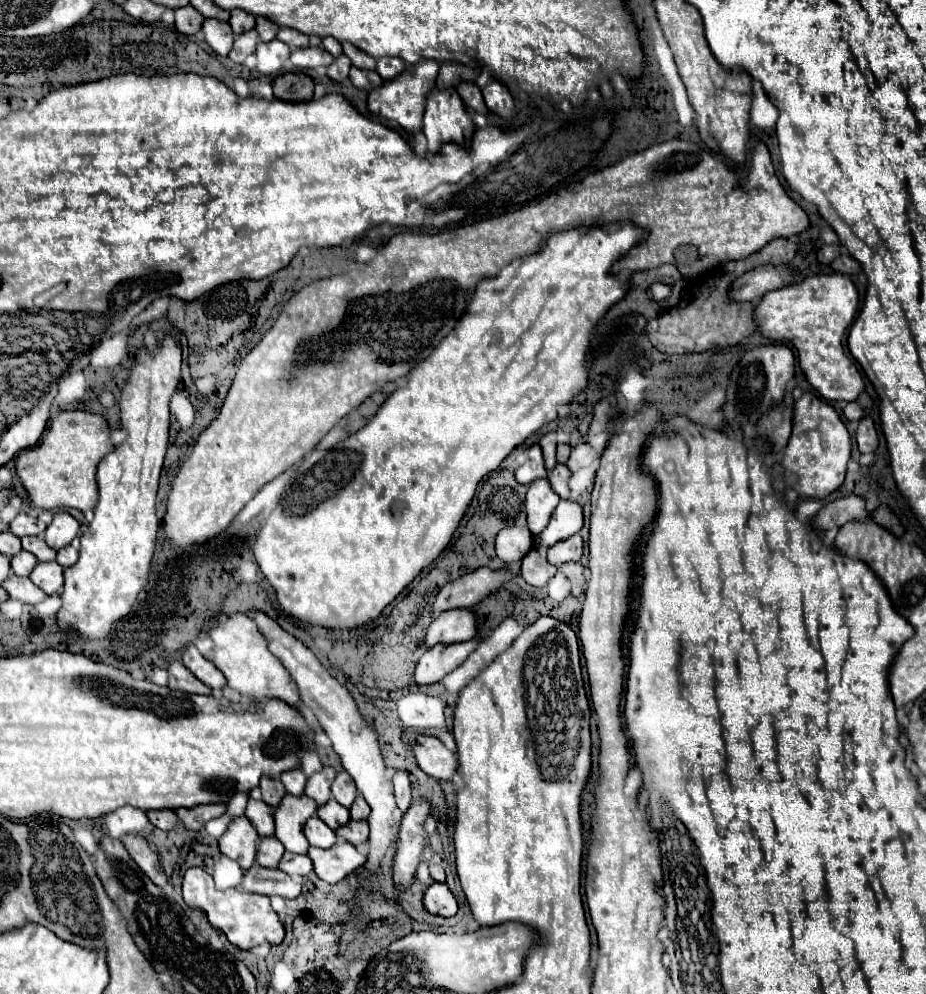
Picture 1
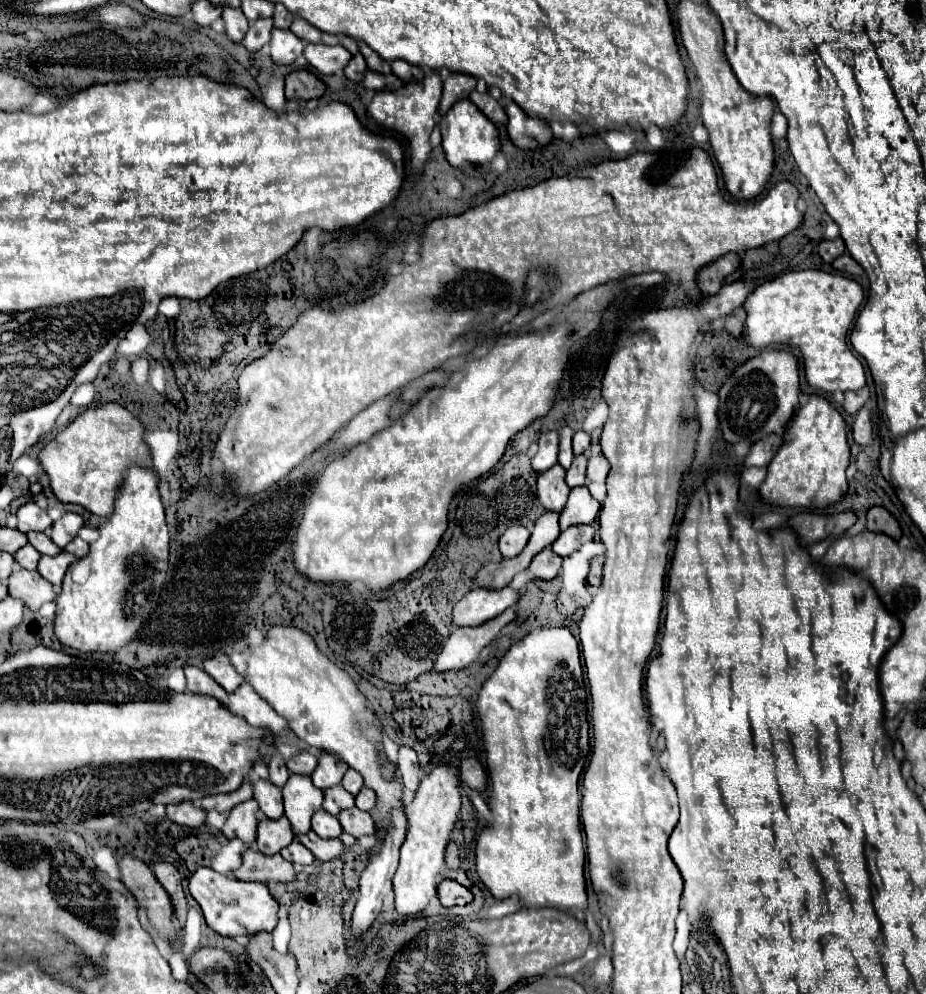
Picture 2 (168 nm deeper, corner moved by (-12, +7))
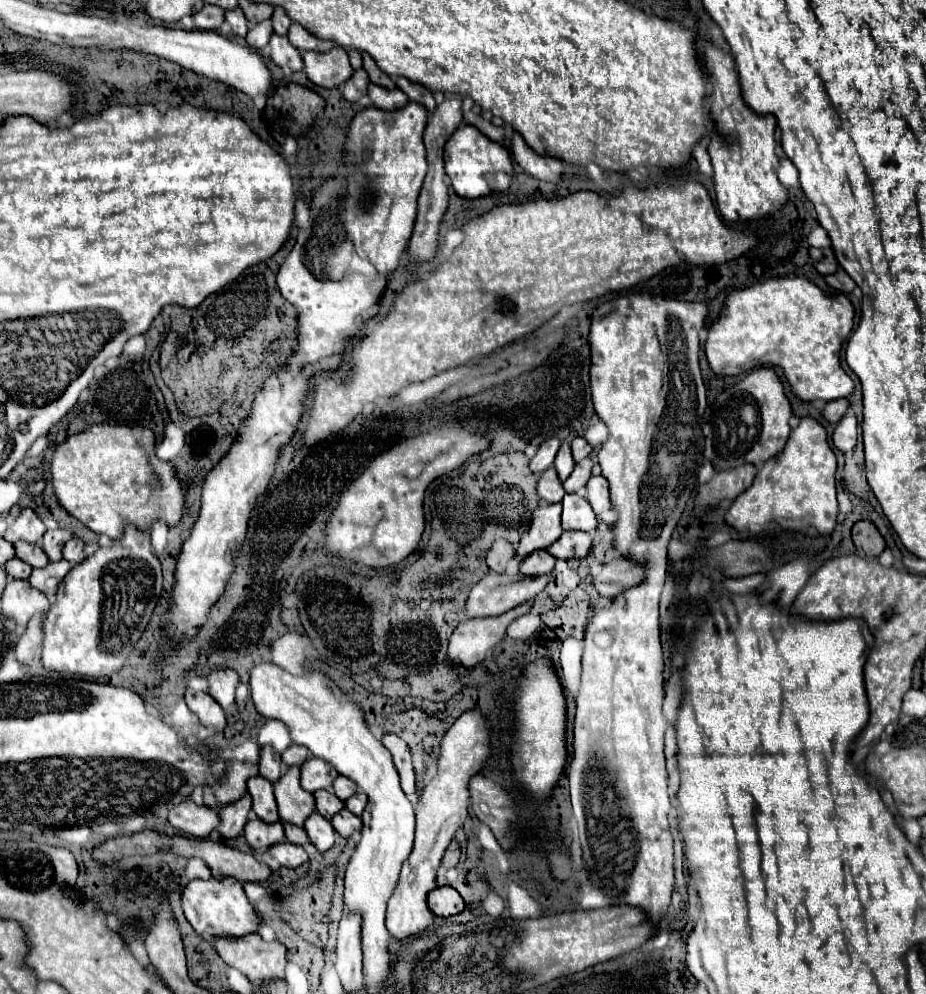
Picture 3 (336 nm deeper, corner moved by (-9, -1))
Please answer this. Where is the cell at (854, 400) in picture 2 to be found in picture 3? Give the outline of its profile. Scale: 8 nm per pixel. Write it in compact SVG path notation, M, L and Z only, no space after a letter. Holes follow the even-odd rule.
M838 398L838 400L832 400L832 402L826 402L826 406L822 408L822 416L830 422L830 424L836 424L848 410L848 400L846 398Z

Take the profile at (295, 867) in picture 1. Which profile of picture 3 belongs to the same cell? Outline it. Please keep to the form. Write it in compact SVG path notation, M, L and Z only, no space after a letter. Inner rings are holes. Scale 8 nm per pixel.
M286 840L270 846L270 856L274 856L282 866L288 866L288 868L296 868L308 860L308 854L302 846L294 846Z

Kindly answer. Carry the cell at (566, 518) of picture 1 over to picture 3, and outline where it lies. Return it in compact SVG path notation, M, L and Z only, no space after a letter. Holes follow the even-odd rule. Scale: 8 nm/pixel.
M566 494L564 500L564 512L562 512L562 528L564 530L582 530L590 532L596 528L596 516L590 508L590 504L578 496L578 494Z

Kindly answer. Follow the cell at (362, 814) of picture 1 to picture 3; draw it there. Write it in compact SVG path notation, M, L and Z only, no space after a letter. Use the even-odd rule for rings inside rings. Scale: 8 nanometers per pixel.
M356 792L356 794L354 794L354 796L350 796L344 804L346 804L346 808L348 808L352 814L360 816L360 814L362 814L362 810L364 810L364 806L366 806L366 802L368 802L366 794L364 794L364 792Z

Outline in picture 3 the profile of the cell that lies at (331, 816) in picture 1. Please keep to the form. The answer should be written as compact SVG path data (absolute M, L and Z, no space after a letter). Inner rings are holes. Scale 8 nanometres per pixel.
M318 790L318 792L314 792L312 796L314 796L316 812L320 812L320 814L322 814L324 818L328 818L328 820L344 808L344 802L338 800L330 790Z

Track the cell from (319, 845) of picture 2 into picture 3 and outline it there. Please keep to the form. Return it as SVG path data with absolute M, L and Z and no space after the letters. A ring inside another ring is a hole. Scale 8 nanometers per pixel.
M282 824L284 826L284 836L286 836L286 840L288 842L292 842L292 844L300 844L300 846L304 846L306 842L308 842L308 836L306 836L306 832L304 832L304 828L300 828L300 826L292 826L292 824Z

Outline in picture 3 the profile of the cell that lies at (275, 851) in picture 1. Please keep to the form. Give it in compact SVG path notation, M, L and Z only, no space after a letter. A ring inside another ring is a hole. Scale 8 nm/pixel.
M250 816L248 824L244 826L244 838L252 850L262 852L262 850L268 850L272 844L276 844L284 838L284 828L280 822L266 824L260 818Z

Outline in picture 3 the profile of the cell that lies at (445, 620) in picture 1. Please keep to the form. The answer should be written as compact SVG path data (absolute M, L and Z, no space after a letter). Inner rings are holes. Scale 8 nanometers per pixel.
M486 574L472 590L466 602L468 618L484 618L484 616L500 616L514 606L524 604L526 600L536 598L548 584L550 576L542 578L526 578L522 574Z

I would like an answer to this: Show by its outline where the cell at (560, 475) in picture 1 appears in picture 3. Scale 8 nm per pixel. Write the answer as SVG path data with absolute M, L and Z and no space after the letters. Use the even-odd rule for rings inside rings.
M584 458L584 460L576 462L574 472L572 472L572 474L568 476L568 480L564 482L564 490L566 490L566 492L578 492L580 488L584 488L586 482L590 480L590 476L592 476L592 466L594 466L592 458Z

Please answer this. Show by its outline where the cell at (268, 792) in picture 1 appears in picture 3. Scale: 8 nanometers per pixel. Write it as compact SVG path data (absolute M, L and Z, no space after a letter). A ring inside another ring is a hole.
M262 746L260 748L260 760L258 760L258 766L260 766L260 776L268 778L270 782L276 782L282 774L282 760L280 760L280 754L270 746Z

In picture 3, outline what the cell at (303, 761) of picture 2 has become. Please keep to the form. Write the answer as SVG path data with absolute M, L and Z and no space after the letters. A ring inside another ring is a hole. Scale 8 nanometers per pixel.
M292 744L282 752L282 762L286 766L302 766L302 762L308 758L308 750L304 746Z

